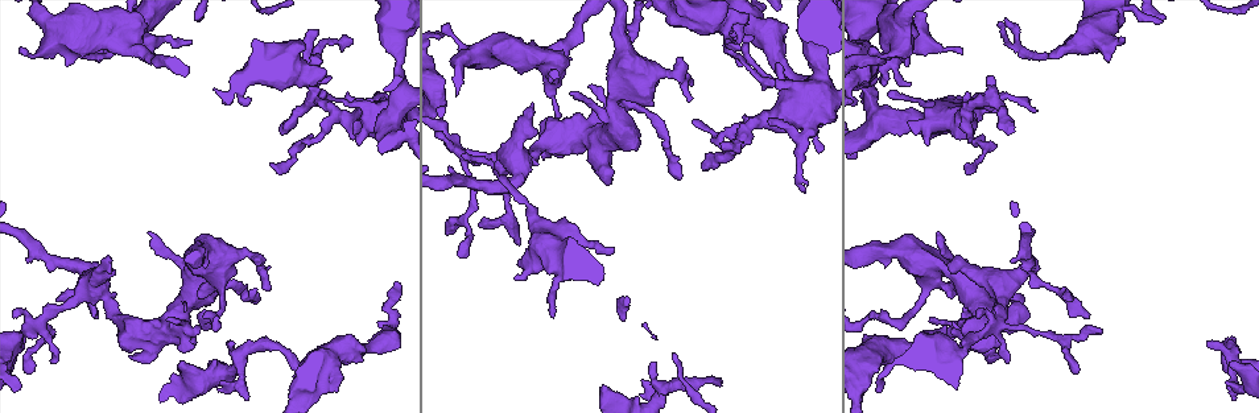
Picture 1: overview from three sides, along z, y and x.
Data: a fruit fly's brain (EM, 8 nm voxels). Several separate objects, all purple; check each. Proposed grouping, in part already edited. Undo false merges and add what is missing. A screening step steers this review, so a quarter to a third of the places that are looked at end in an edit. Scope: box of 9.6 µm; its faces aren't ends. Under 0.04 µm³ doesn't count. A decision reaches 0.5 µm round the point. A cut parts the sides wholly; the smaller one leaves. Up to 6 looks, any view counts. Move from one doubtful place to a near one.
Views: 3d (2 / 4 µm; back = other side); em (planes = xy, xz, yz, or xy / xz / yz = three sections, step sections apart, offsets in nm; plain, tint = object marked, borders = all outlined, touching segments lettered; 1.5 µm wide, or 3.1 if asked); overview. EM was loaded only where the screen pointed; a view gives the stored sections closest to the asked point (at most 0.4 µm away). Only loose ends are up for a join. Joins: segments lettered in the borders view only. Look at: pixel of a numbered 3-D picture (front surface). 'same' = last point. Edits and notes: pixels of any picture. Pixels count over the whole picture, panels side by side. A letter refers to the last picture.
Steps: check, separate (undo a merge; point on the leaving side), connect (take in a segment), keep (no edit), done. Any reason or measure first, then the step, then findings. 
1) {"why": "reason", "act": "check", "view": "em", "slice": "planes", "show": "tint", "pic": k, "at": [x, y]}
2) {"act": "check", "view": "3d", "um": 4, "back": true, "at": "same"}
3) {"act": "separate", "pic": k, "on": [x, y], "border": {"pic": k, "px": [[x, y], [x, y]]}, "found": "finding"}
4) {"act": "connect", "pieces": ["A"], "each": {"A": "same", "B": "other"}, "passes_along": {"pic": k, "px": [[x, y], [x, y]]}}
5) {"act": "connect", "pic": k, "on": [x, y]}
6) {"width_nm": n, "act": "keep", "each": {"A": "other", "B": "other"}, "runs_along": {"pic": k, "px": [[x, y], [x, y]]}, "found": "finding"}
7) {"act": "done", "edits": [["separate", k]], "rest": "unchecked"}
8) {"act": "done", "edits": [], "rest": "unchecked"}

{"why": "tapers out", "act": "check", "view": "em", "slice": "planes", "show": "borders", "pic": 1, "at": [1034, 110]}

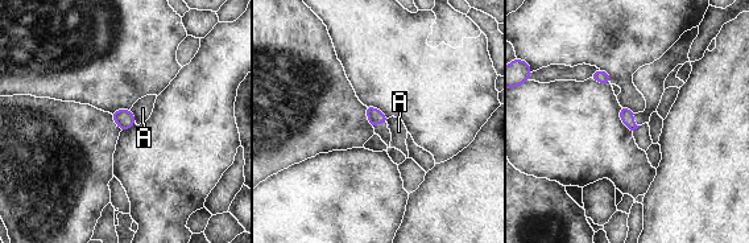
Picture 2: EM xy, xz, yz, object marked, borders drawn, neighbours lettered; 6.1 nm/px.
{"act": "keep", "each": {"A": "other"}, "found": "none of them fits"}

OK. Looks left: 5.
{"why": "branch stops here", "act": "check", "view": "3d", "um": 2, "pic": 1, "at": [150, 231]}

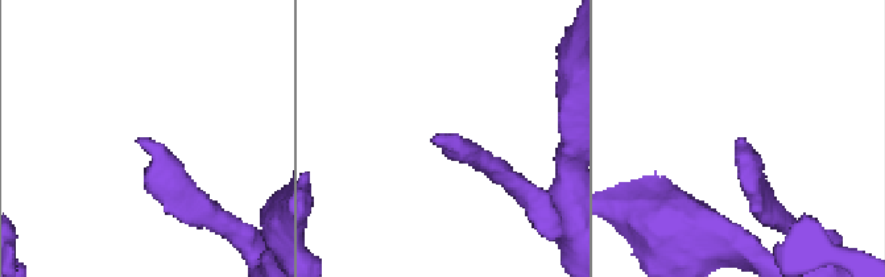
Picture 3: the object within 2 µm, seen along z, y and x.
{"why": "now the EM", "act": "check", "view": "em", "slice": "yz", "step": 4, "show": "tint", "pic": 3, "at": [140, 141]}

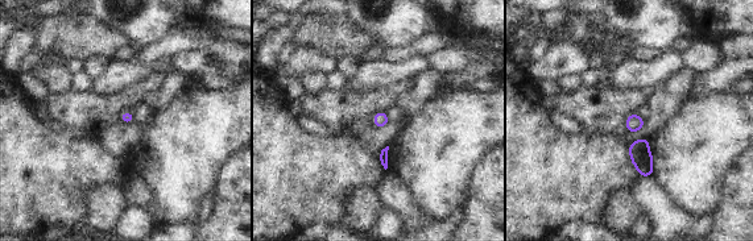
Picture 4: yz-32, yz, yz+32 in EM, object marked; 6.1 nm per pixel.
{"why": "another direction", "act": "check", "view": "em", "slice": "planes", "show": "borders", "at": "same"}

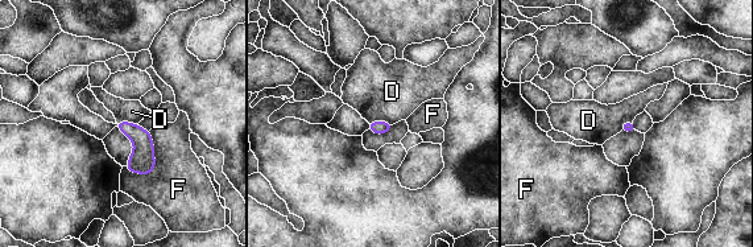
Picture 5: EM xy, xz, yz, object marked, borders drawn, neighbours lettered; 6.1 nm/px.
{"longest_contact_nm": ["F", 280], "act": "keep", "each": {"D": "other", "F": "other"}, "border": {"pic": 5, "px": [[392, 123], [373, 120], [369, 124]]}, "found": "none of them fits"}

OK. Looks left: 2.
{"why": "branch stops here", "act": "check", "view": "em", "slice": "planes", "show": "plain", "pic": 1, "at": [717, 381]}

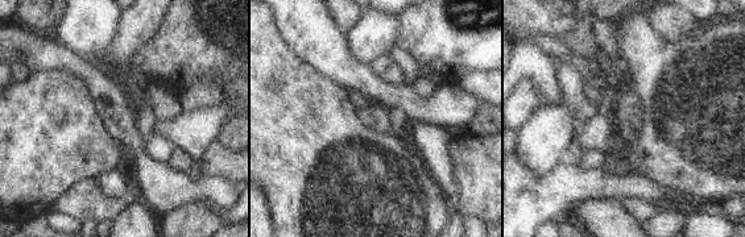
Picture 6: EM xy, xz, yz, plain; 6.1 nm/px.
{"why": "see the neighbours", "act": "check", "view": "em", "slice": "planes", "show": "borders", "at": "same"}

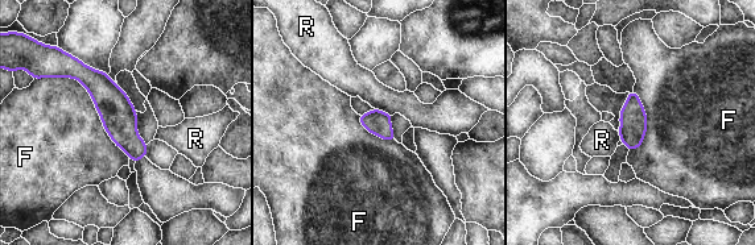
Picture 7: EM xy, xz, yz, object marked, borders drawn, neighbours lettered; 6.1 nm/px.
{"width_nm": 150, "act": "keep", "each": {"F": "other", "R": "other"}, "border": {"pic": 7, "px": [[46, 77], [75, 78], [130, 157]]}, "found": "none of them fits"}

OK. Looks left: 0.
{"act": "done", "edits": [], "rest": "unchecked"}

